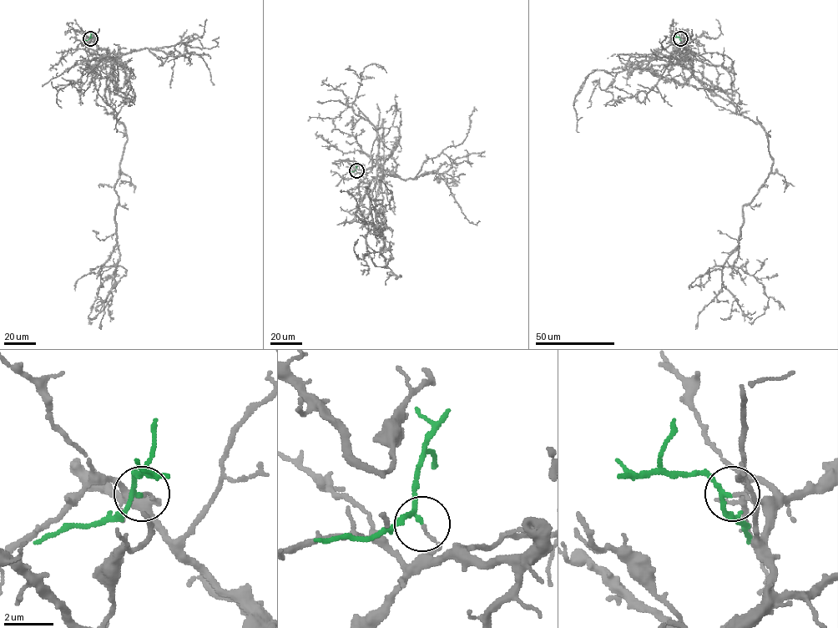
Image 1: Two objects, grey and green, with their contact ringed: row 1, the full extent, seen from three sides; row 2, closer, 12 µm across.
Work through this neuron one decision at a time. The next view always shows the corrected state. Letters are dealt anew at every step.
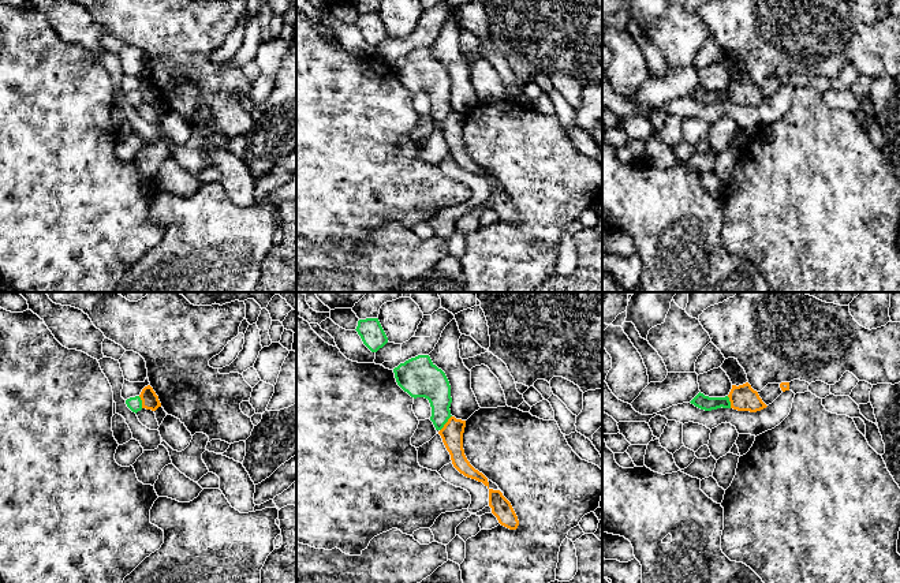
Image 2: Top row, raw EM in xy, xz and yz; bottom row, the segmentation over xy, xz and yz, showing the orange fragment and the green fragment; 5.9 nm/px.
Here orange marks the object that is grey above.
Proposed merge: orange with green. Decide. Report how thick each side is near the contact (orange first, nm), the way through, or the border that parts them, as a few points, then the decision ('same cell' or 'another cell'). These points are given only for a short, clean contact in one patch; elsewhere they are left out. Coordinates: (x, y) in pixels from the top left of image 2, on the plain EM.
130 nm thick on the orange side, 190 nm on the other; border along xz (451, 109), (440, 124); another cell

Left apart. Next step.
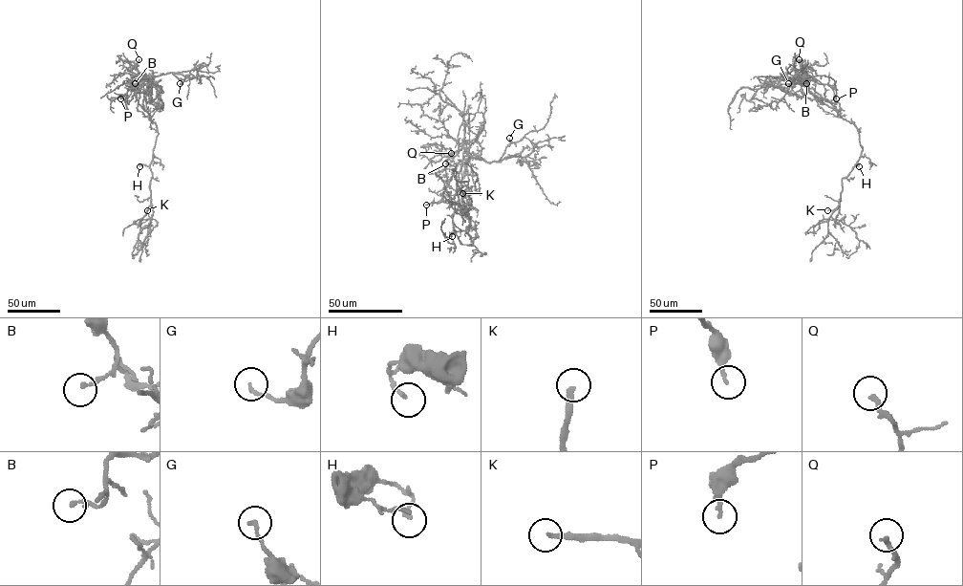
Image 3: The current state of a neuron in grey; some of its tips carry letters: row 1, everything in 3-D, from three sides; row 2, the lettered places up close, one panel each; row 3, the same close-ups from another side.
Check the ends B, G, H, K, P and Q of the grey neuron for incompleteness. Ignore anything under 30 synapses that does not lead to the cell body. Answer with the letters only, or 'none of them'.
K

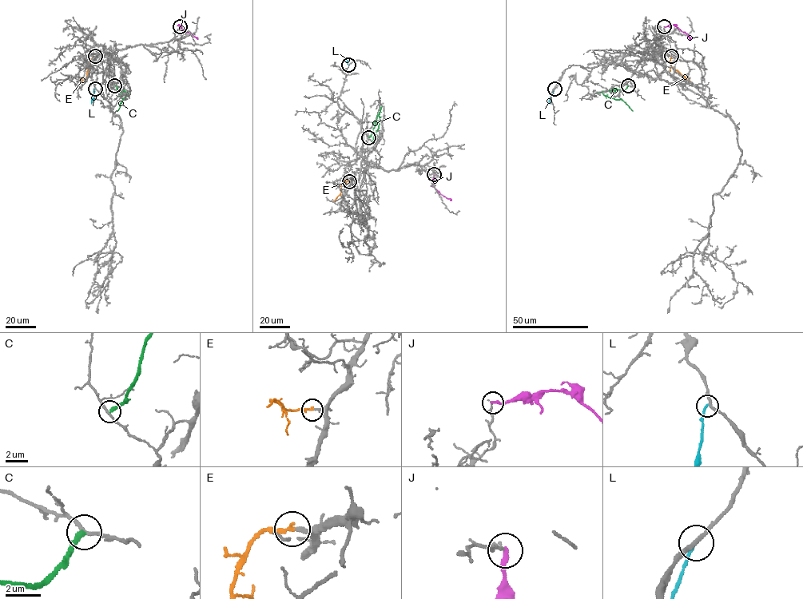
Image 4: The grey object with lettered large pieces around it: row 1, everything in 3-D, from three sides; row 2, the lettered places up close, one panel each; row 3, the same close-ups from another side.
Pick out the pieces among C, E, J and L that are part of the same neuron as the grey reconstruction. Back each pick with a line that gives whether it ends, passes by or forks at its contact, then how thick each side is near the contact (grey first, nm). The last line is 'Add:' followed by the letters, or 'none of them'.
E: it ends; calibres 200 and 240 nm
Add: E

